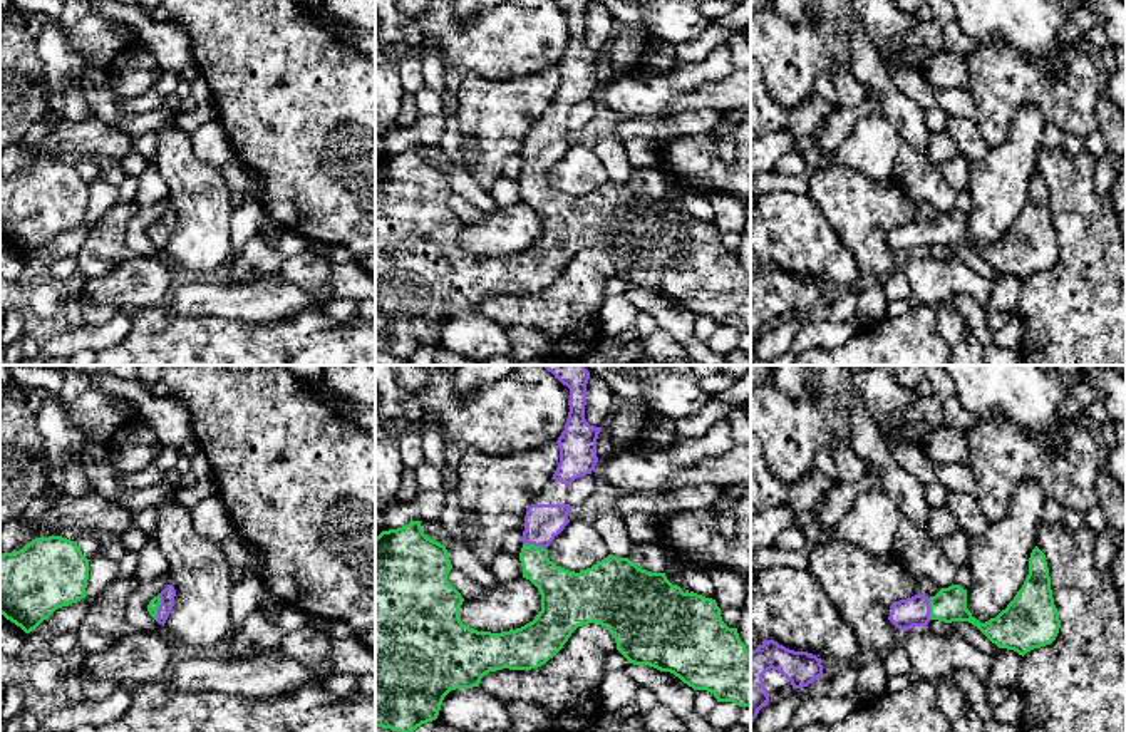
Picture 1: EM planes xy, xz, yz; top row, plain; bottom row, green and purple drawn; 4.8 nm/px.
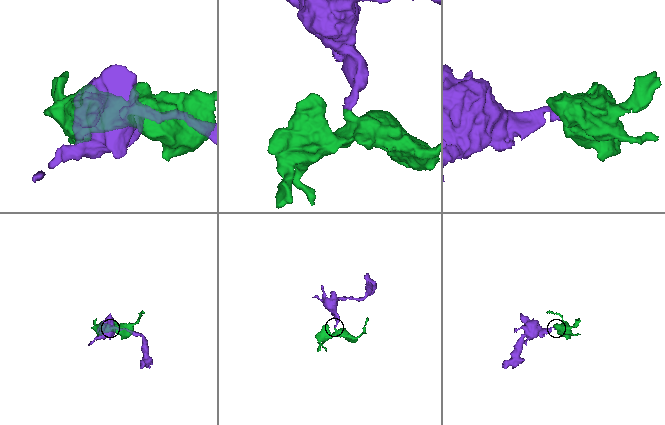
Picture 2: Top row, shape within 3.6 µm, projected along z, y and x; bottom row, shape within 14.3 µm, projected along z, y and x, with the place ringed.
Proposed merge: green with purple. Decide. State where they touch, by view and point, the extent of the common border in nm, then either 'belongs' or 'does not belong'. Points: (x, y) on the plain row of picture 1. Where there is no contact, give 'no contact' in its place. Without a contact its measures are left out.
xy (156, 233) | 130 nm | belongs

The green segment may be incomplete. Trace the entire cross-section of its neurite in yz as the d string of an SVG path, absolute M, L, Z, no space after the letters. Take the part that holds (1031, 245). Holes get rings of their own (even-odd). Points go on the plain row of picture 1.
M1036 171L1029 183L1029 199L1014 224L995 243L980 248L967 235L967 214L958 209L942 213L935 221L915 219L895 226L888 245L900 255L927 251L930 245L968 246L999 273L1025 280L1051 270L1061 253L1054 229L1046 179Z

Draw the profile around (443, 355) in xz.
M436 343L436 358L434 365L550 365L548 360L531 360L531 362L523 362L516 360L513 357L493 357L489 360L471 360L467 357L457 355L446 347Z

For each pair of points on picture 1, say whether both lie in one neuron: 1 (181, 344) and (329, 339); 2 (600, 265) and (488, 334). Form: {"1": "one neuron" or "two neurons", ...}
{"1": "one neuron", "2": "two neurons"}

